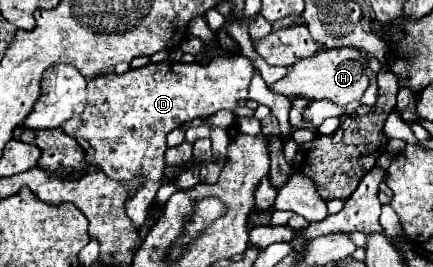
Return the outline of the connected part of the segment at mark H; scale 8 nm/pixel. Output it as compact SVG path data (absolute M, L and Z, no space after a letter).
M343 46L343 48L331 48L331 50L319 50L311 58L301 58L299 62L289 66L289 72L285 78L275 82L271 88L273 92L285 94L289 98L293 96L305 96L305 98L327 98L335 106L347 106L353 100L361 100L369 86L367 80L367 70L365 70L365 60L361 58L359 50Z

